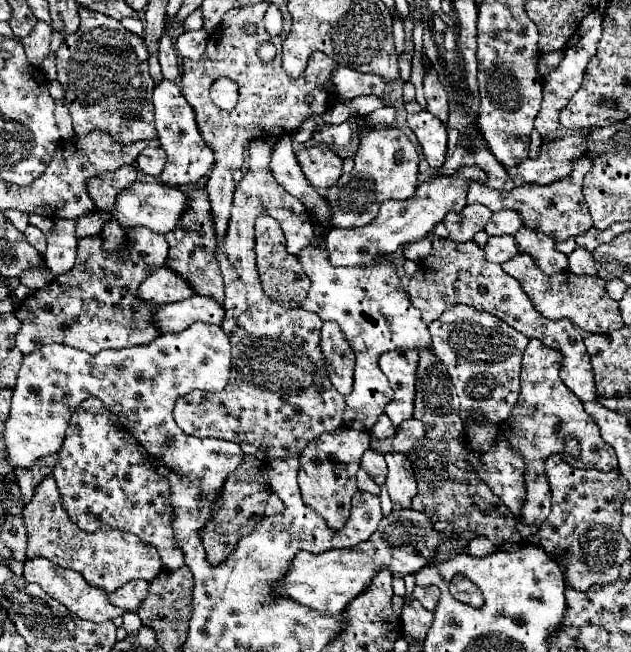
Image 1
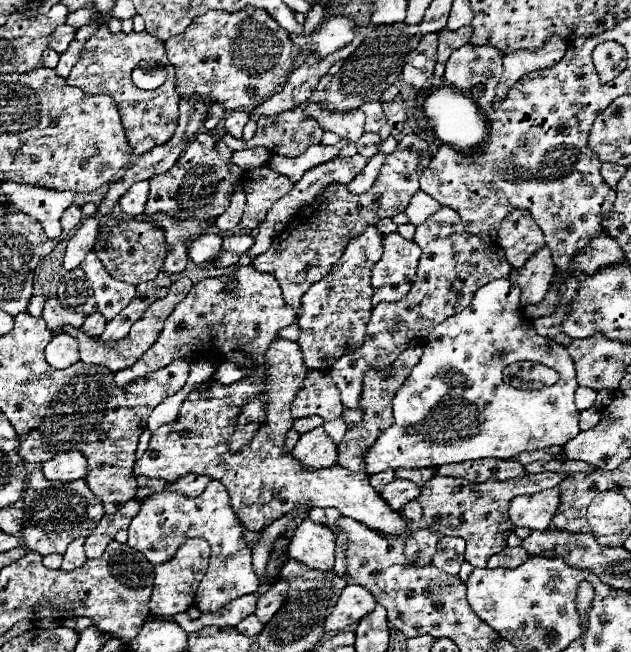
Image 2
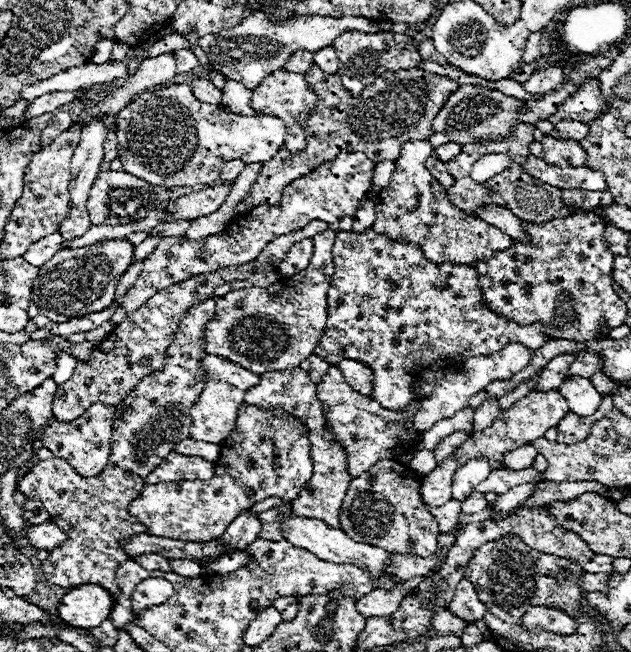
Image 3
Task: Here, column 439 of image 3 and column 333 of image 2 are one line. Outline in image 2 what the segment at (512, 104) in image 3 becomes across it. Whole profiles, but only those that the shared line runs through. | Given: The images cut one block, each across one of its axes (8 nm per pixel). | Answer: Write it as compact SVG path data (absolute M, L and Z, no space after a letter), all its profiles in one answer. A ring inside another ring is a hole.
M310 104L306 110L306 116L312 116L320 122L320 126L328 132L338 134L340 138L348 138L356 142L364 134L364 112L362 110L350 110L350 112L322 112L318 104Z

